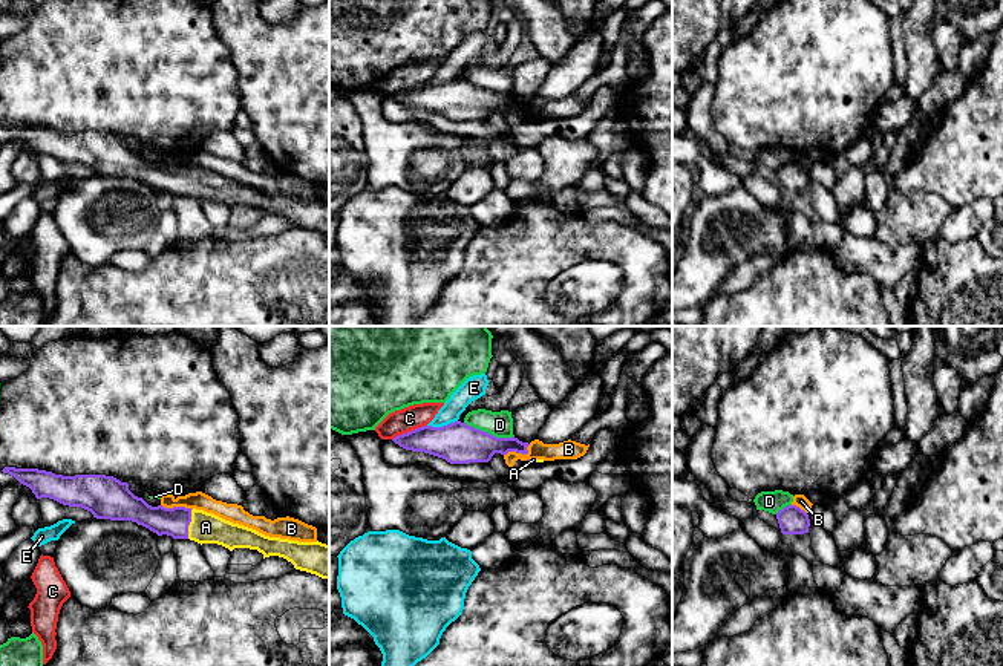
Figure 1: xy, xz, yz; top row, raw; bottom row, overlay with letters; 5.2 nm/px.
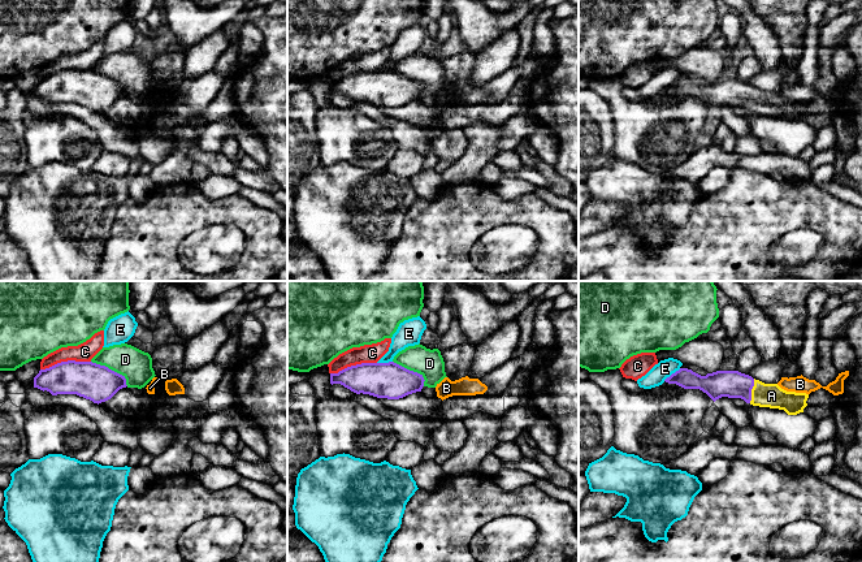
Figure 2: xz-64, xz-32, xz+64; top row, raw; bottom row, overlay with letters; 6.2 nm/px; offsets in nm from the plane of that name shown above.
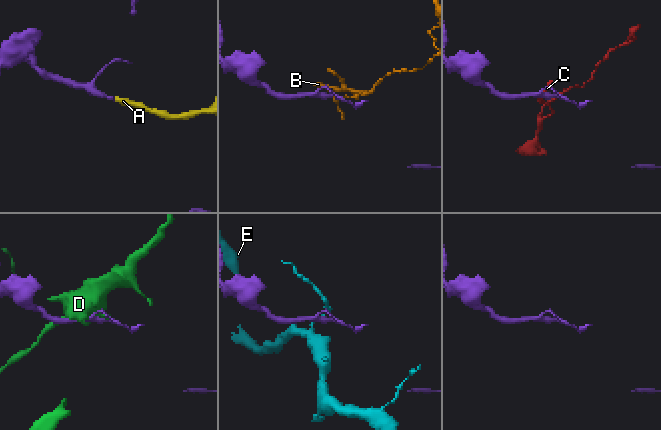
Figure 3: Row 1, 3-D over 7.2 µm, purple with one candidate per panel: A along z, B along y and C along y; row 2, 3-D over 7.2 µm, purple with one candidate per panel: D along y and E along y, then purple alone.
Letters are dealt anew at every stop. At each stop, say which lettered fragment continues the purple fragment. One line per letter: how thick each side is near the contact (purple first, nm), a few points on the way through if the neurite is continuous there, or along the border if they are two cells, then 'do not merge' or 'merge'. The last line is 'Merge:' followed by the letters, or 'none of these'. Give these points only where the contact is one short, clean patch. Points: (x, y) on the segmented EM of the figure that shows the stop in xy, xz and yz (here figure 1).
A: 150/160 nm | merge
B: 180/100 nm | along xz (530, 444), (526, 453), (507, 452), (504, 455) | do not merge
C: 220/130 nm | along xz (426, 424), (398, 434), (392, 440) | do not merge
D: 220/140 nm | do not merge
E: 220/120 nm | along xz (457, 420), (441, 426), (427, 426) | do not merge
Merge: A

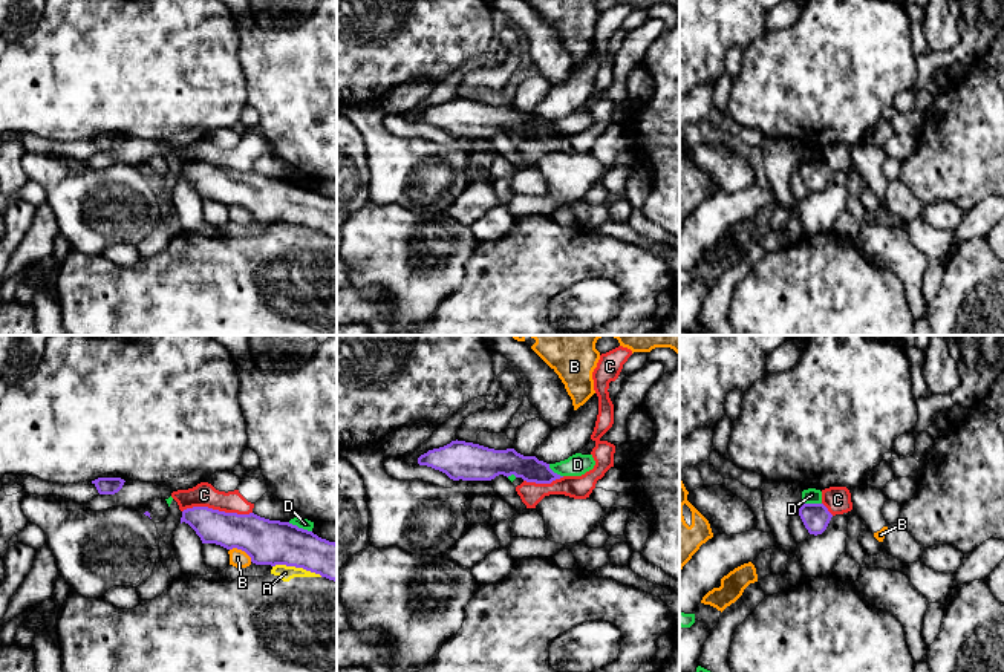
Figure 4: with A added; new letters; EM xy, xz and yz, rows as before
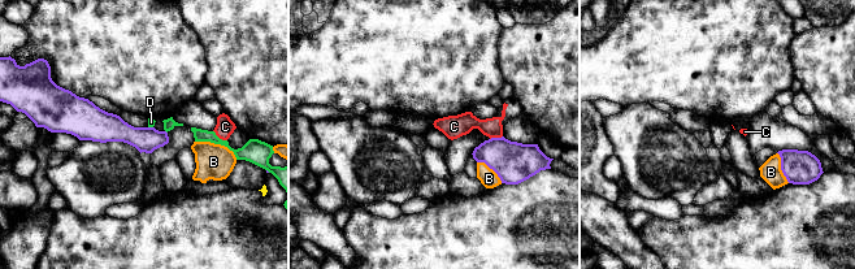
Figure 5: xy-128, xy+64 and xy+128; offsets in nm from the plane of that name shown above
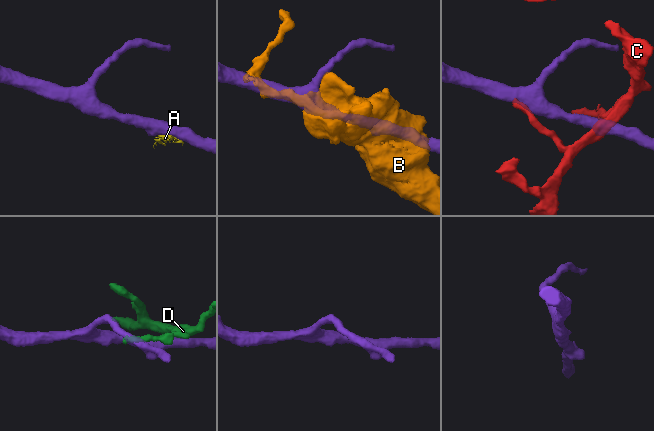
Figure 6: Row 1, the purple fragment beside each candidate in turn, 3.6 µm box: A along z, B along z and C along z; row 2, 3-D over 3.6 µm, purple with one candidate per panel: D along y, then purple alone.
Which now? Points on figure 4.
A: 240/80 nm | along xy (273, 565), (302, 567), (322, 576) | do not merge
B: 240/90 nm | along xy (230, 548), (239, 548), (251, 561) | do not merge
C: 200/130 nm | along xy (182, 510), (211, 507), (225, 512), (251, 513) | do not merge
D: 240/60 nm | do not merge
Merge: none of these

